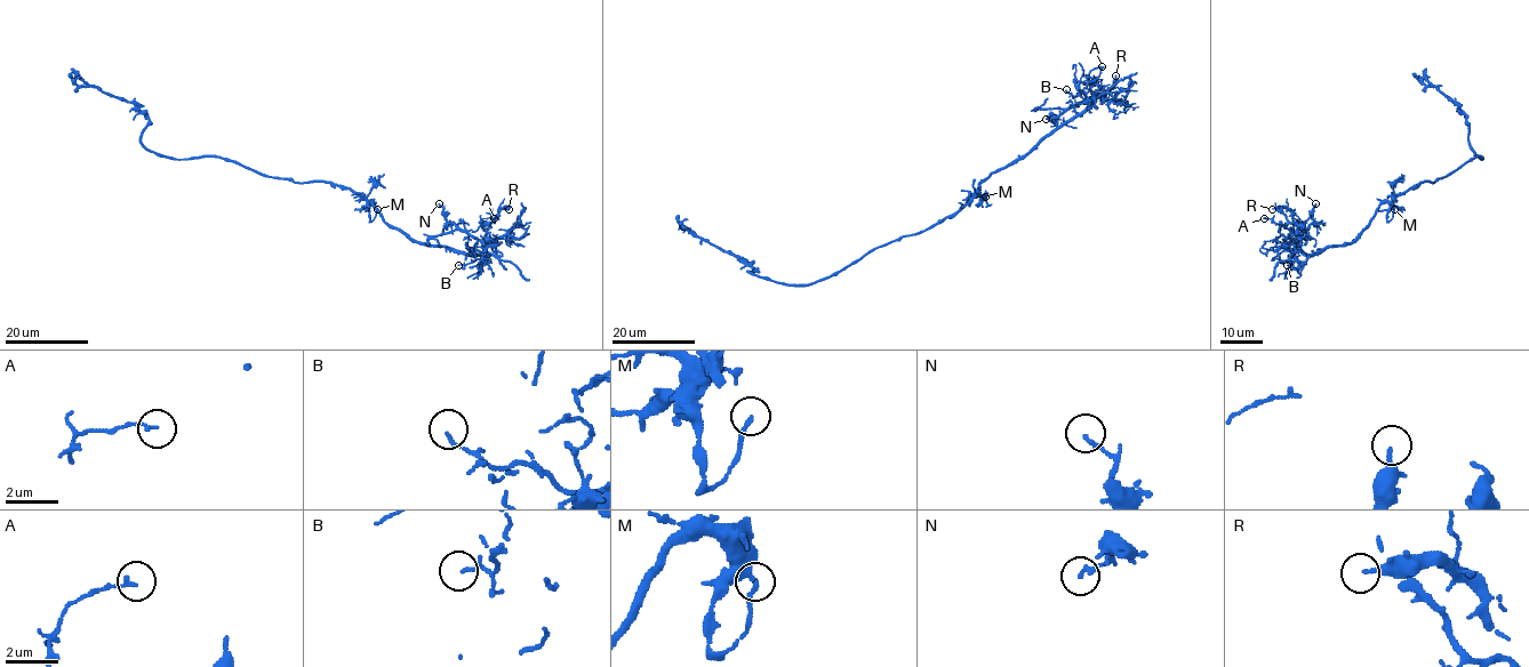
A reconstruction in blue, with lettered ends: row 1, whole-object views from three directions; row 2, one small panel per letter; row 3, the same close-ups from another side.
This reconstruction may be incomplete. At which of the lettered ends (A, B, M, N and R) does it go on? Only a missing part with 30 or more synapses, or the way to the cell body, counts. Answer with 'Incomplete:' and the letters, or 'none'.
Incomplete: none

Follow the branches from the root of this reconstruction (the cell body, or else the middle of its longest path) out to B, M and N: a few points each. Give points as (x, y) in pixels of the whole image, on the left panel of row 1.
B: (303, 183), (328, 182), (350, 187), (385, 222), (418, 242), (472, 255), (487, 252), (458, 265)
M: (303, 183), (328, 182), (350, 187), (366, 201), (371, 221), (377, 209)
N: (303, 183), (328, 182), (350, 187), (385, 222), (411, 239), (478, 255), (481, 243), (448, 222), (439, 203)

